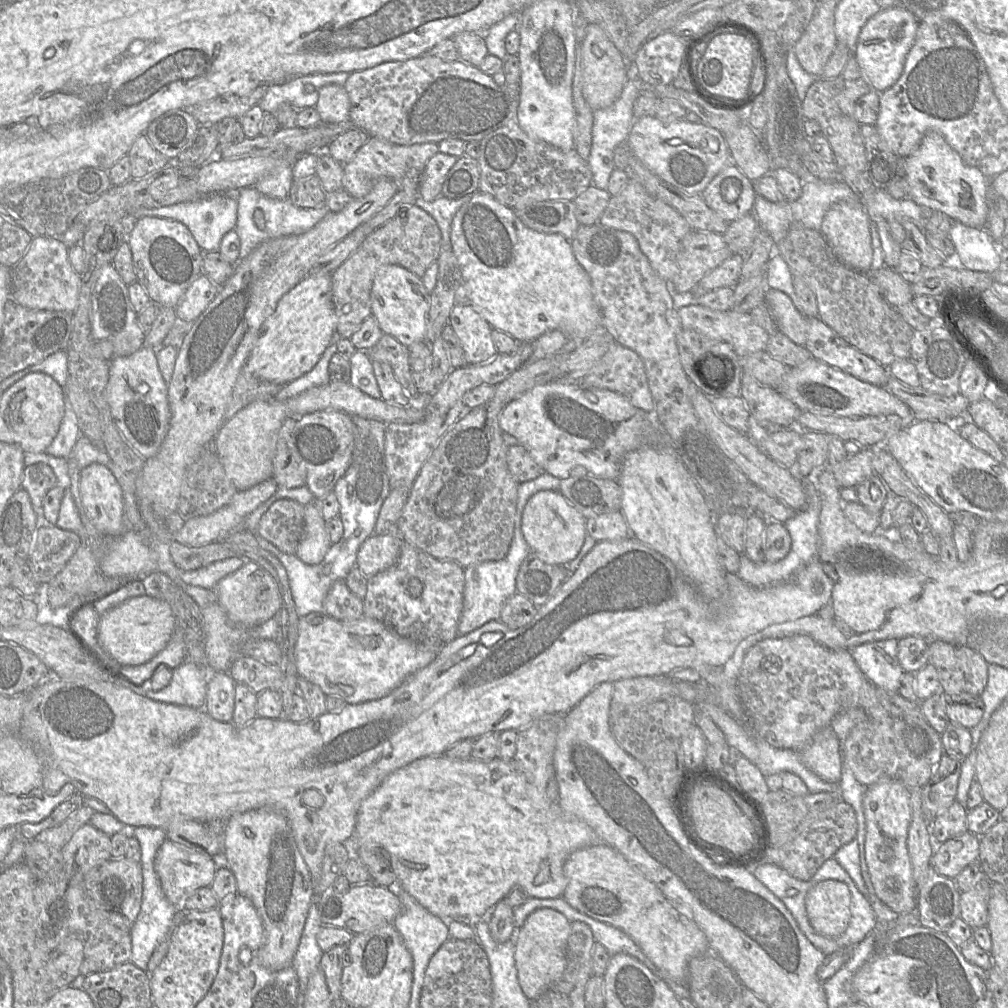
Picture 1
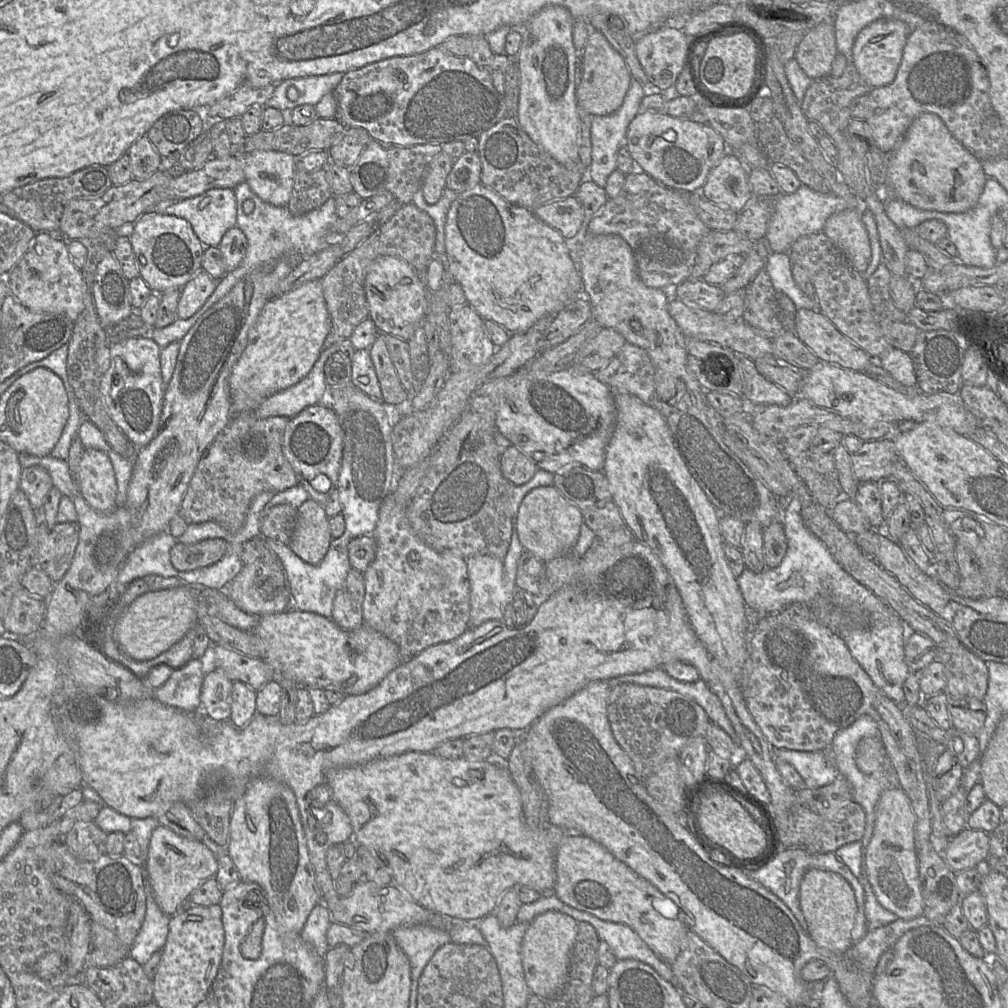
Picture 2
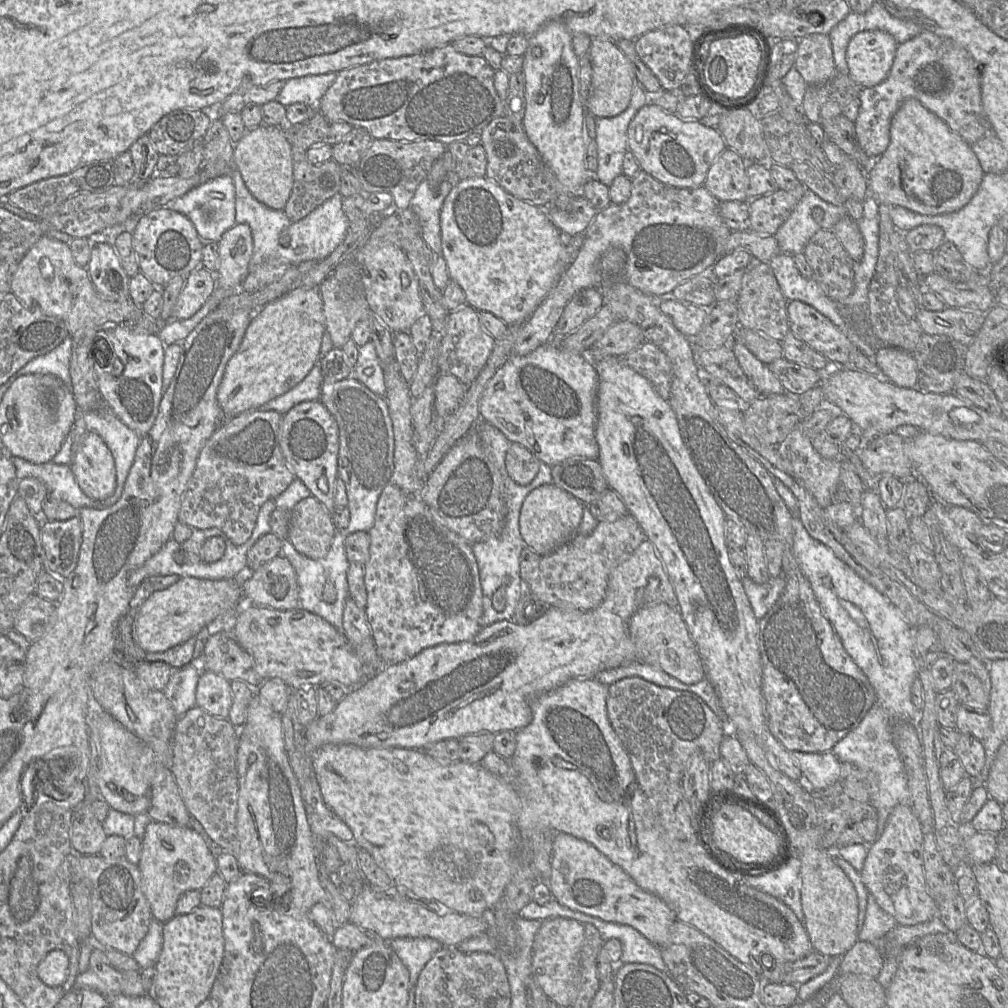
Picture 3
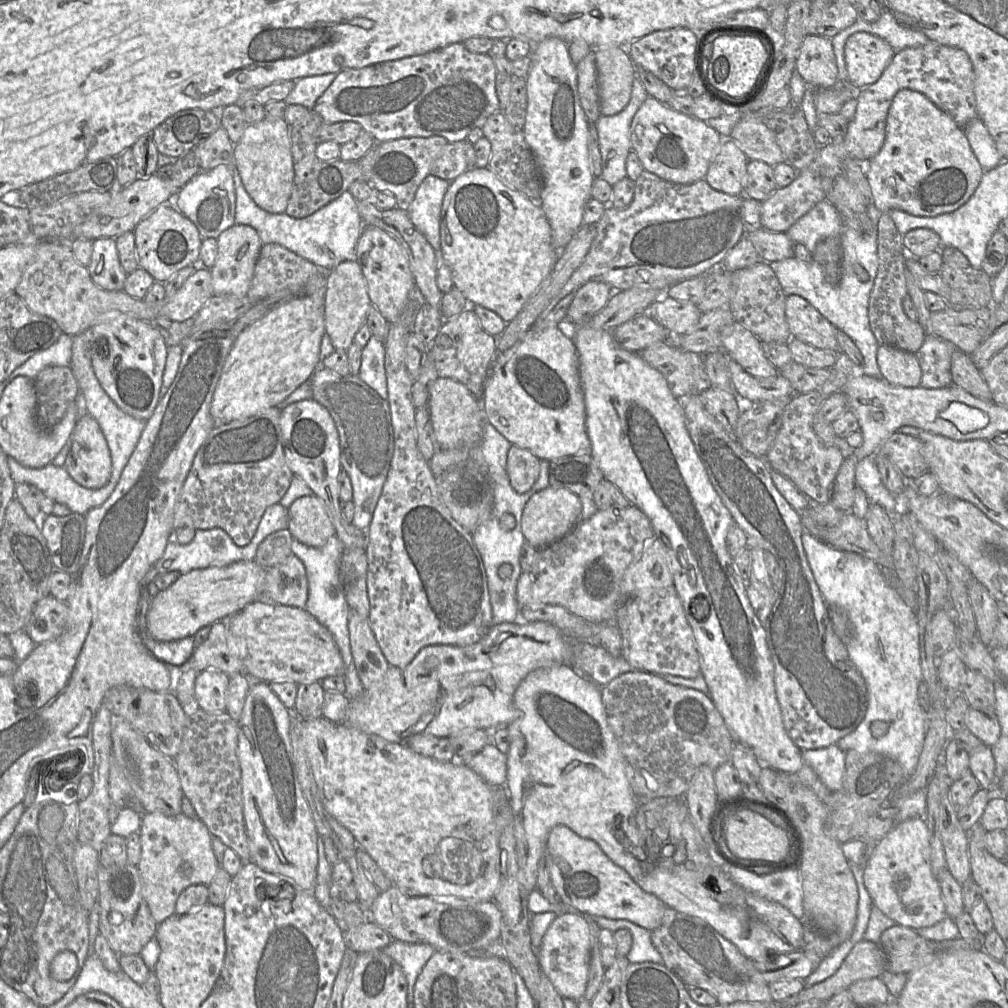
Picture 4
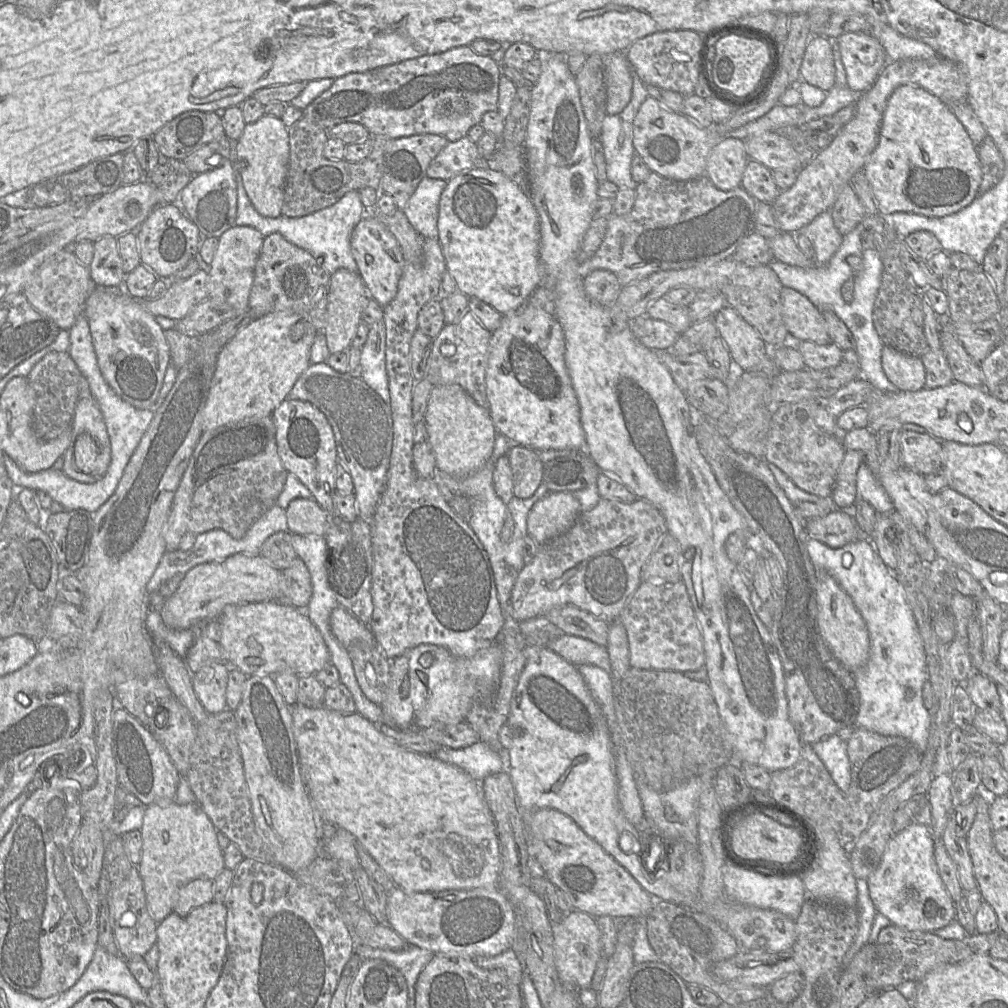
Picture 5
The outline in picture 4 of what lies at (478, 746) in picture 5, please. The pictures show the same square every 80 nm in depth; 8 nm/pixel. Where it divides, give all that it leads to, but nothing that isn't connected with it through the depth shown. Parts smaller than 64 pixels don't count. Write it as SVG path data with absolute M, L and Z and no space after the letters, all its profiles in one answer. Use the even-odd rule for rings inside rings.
M491 741L463 764L471 768L492 787L506 786L507 755Z

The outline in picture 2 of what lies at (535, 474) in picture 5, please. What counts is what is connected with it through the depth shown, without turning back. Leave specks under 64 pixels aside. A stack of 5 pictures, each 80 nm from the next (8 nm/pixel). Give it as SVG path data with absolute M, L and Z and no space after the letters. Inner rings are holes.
M515 445L510 446L500 458L502 473L513 485L529 482L538 471L535 462Z

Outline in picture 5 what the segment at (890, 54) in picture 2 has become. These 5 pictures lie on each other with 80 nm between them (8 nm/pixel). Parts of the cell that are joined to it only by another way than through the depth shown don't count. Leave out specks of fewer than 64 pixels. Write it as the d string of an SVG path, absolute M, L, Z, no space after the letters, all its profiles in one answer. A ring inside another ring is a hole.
M847 32L837 40L846 70L847 86L860 93L870 89L890 61L879 40L868 32Z

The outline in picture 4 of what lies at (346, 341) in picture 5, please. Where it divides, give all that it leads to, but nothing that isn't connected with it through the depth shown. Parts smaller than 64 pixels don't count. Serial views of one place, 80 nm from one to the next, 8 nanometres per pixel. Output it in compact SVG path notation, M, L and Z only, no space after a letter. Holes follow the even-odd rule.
M344 261L328 273L325 294L325 333L330 336L335 350L347 351L354 343L354 337L366 323L372 303L367 290L367 282L357 261Z

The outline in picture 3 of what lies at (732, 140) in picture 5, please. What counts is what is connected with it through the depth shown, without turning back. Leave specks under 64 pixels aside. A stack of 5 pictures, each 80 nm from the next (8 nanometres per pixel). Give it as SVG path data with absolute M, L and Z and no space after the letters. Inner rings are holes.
M727 147L710 166L703 186L719 201L746 201L747 162Z

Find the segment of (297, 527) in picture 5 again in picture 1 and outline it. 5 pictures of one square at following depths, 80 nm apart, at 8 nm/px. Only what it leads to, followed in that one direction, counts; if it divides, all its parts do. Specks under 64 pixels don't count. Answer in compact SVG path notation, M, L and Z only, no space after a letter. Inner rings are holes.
M317 501L305 505L303 533L295 554L305 564L316 565L324 559L331 545Z

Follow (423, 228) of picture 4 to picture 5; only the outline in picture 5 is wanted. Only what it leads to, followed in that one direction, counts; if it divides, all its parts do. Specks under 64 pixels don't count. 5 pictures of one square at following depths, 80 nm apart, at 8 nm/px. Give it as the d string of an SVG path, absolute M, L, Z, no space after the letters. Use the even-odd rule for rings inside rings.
M425 176L402 210L424 239L439 240L439 203L447 182Z

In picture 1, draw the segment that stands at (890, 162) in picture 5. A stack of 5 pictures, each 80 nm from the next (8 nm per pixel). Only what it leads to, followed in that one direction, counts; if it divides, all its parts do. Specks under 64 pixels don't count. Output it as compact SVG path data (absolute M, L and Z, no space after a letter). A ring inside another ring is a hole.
M925 133L916 150L905 158L904 176L909 184L907 198L916 204L940 211L952 221L970 227L986 228L990 179L978 168L967 165L939 133Z

